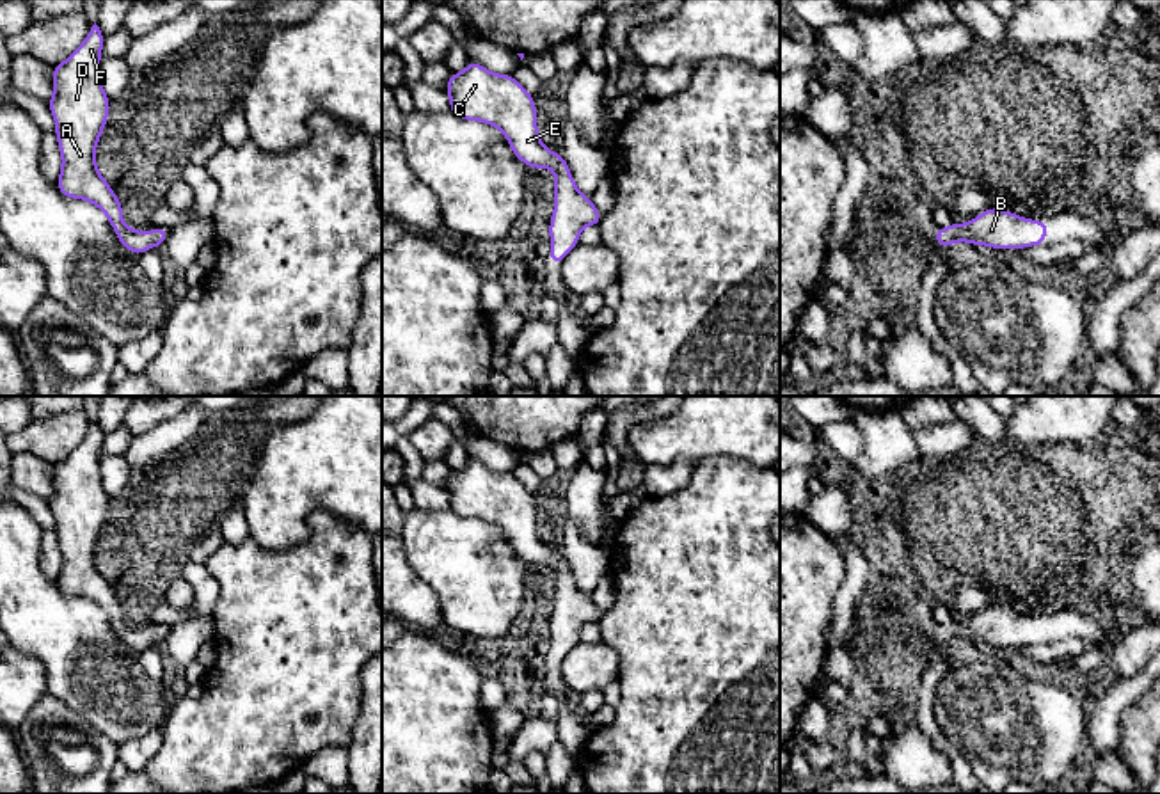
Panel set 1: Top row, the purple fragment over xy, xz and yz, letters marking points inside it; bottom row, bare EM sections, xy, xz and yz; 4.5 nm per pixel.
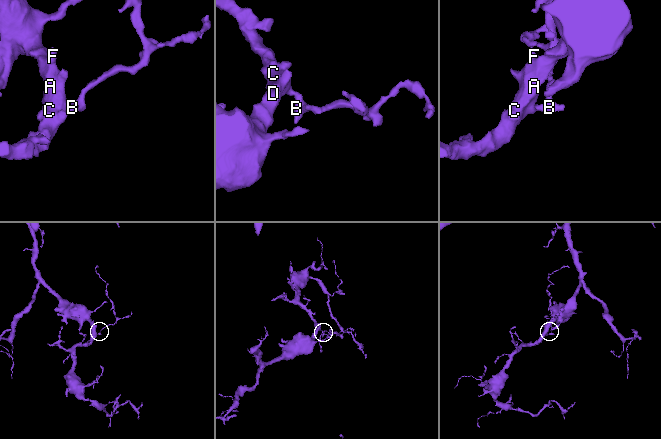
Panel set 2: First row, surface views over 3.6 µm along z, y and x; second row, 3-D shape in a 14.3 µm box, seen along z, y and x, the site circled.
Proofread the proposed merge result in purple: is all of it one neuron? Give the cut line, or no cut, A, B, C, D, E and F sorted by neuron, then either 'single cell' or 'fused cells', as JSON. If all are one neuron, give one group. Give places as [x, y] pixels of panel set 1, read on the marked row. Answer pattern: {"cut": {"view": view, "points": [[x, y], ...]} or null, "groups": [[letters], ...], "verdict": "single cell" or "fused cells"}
{"cut": null, "groups": [["A", "B", "C", "D", "E", "F"]], "verdict": "single cell"}

